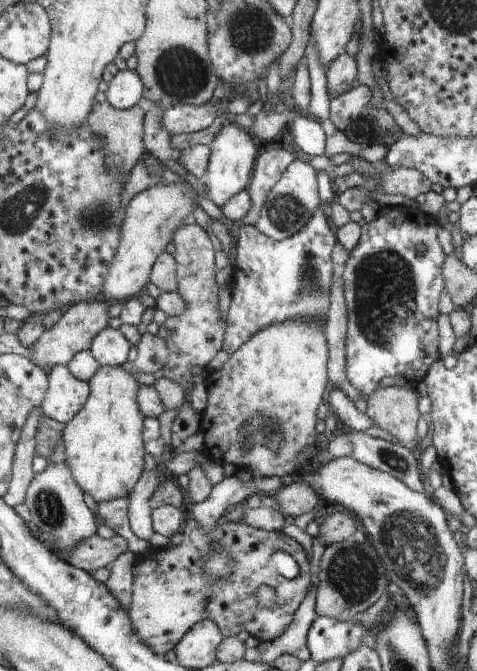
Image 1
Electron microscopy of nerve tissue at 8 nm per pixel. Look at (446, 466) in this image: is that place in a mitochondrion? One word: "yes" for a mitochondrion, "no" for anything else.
no

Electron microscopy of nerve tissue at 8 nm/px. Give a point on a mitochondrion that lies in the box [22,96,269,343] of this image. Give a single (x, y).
(99, 220)

